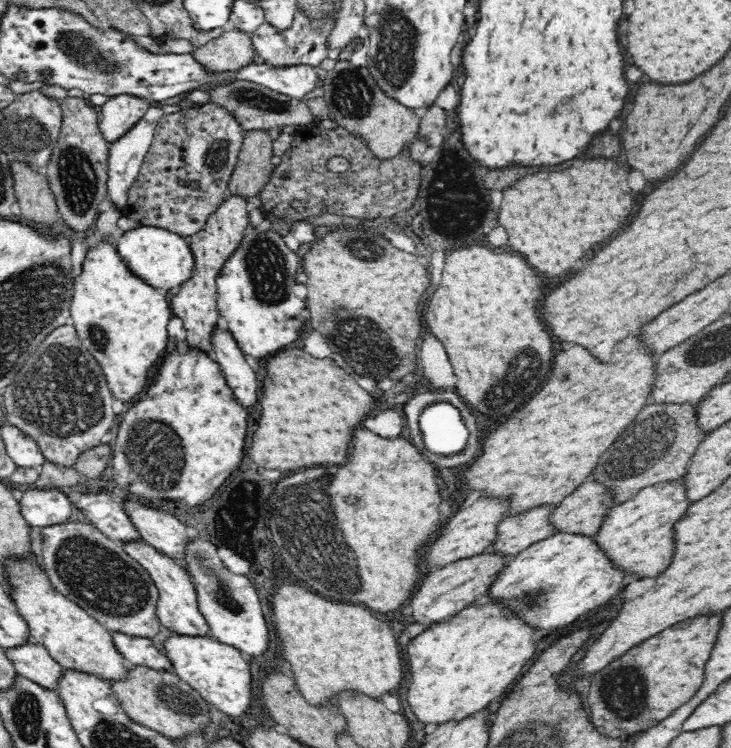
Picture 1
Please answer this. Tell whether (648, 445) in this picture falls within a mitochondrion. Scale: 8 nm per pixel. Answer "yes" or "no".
yes

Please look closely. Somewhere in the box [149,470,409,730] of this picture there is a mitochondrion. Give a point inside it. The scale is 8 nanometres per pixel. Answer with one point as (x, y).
(225, 597)

